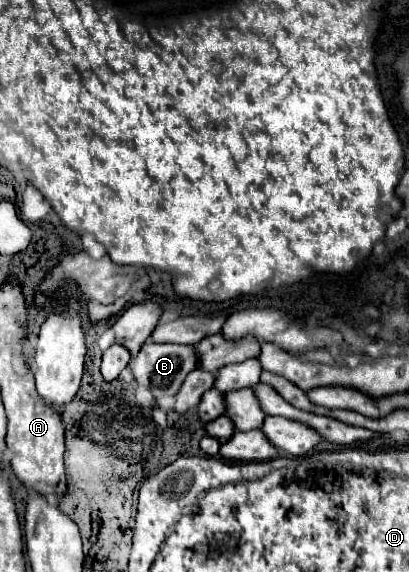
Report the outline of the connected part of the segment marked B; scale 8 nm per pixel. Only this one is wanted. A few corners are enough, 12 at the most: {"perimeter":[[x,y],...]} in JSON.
{"perimeter":[[144,343],[130,361],[154,399],[196,369],[192,345]]}

